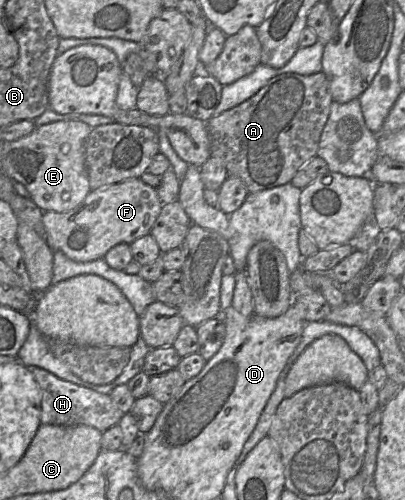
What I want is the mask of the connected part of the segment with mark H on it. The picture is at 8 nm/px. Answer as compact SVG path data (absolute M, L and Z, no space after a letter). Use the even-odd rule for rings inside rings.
M28 367L41 390L40 421L44 425L76 426L87 425L105 432L118 425L124 413L117 407L110 394L103 394L62 380L42 368Z

